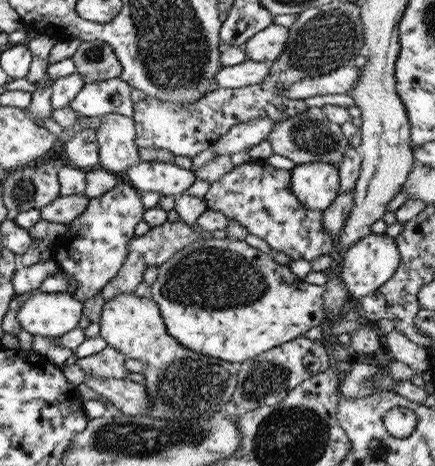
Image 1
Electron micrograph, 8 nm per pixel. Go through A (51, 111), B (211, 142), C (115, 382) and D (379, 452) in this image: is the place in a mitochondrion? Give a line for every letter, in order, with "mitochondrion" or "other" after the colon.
A: other
B: other
C: other
D: mitochondrion

